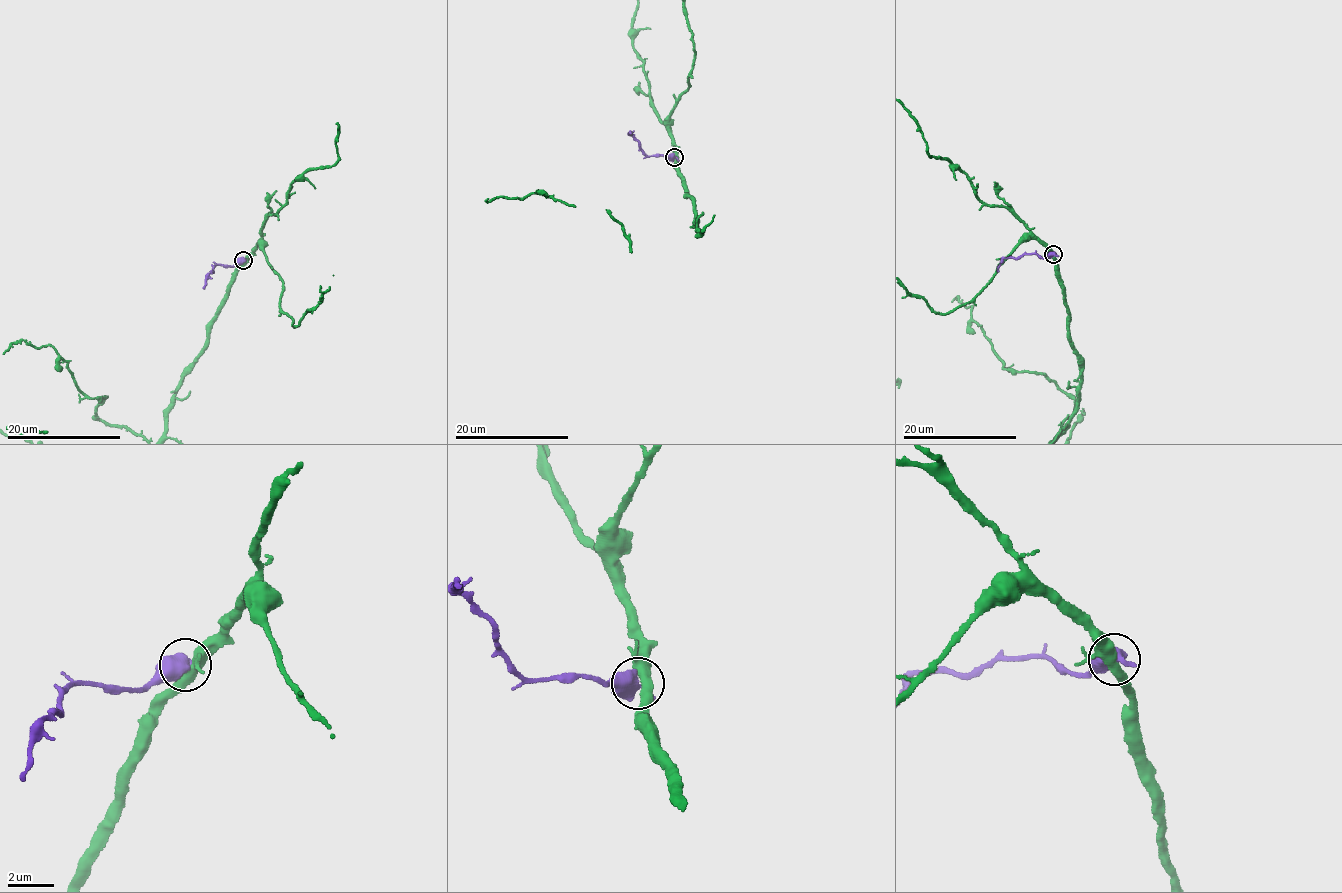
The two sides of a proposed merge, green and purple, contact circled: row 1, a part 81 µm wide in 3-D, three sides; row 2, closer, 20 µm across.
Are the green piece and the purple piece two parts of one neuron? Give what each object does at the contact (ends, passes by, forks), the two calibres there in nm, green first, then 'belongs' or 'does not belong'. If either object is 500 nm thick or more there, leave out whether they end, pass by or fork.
360 nm thick on the green side, 700 nm on the other; does not belong

